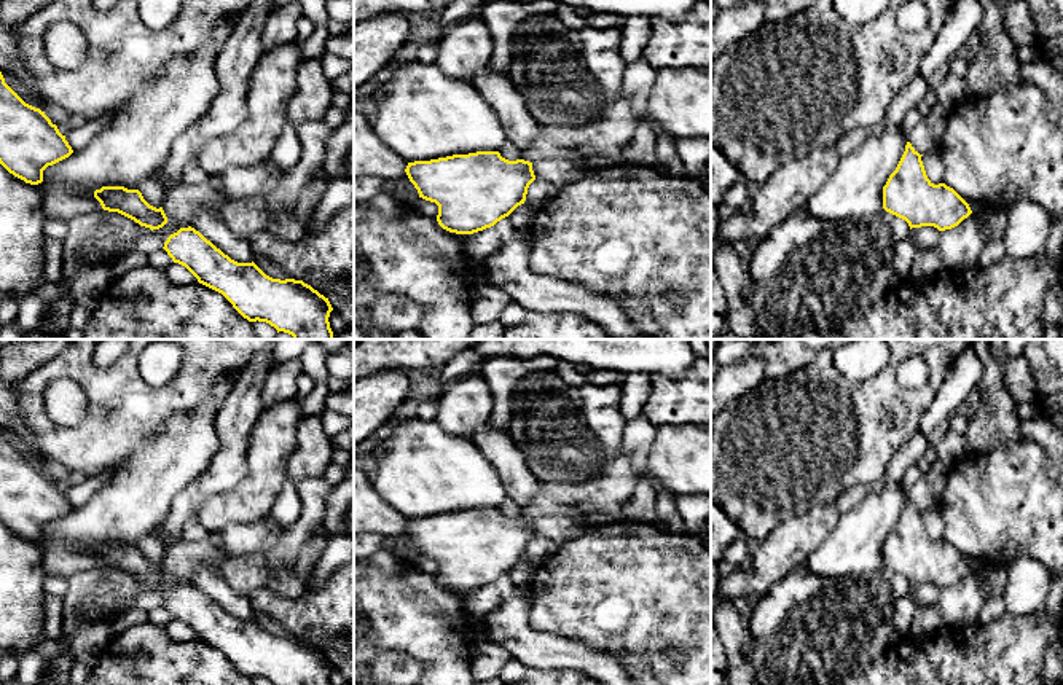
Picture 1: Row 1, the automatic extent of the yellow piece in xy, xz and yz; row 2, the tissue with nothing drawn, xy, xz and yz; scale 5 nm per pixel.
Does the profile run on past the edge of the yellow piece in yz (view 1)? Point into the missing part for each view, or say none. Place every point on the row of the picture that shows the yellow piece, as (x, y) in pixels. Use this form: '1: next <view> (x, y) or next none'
1: next none

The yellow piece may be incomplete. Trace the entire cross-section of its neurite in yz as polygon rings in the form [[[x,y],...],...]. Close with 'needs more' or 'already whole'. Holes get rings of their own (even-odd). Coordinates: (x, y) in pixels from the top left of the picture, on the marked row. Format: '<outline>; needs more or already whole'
[[[910,142],[883,186],[883,209],[912,228],[934,226],[951,229],[967,218],[969,204],[945,183],[934,185],[924,170],[921,156]]]; already whole

